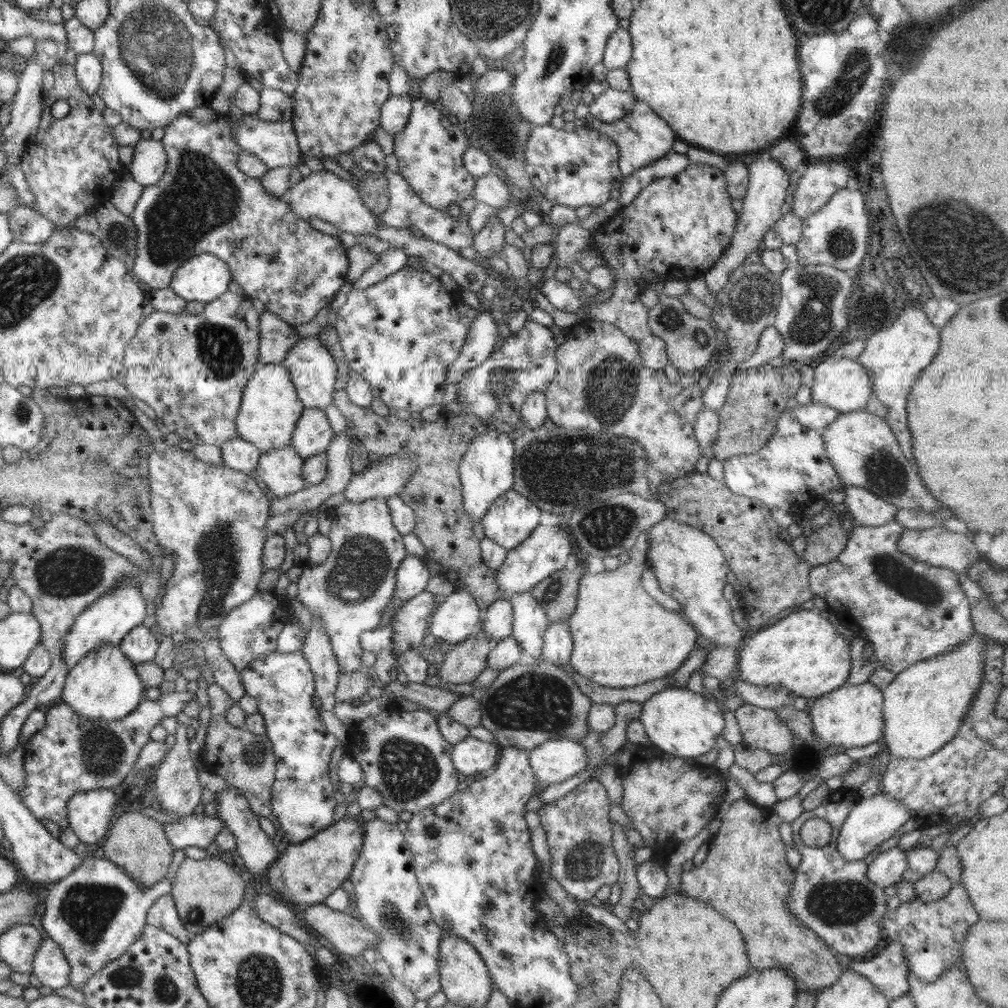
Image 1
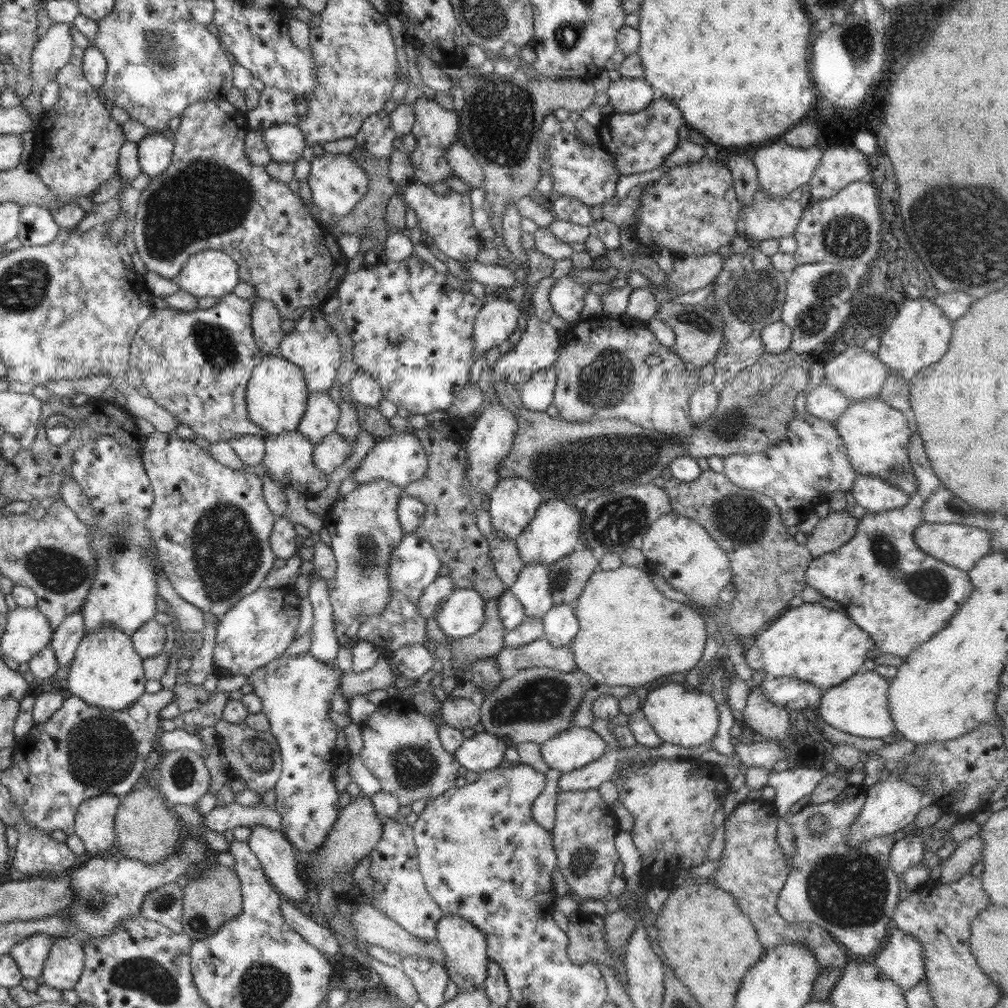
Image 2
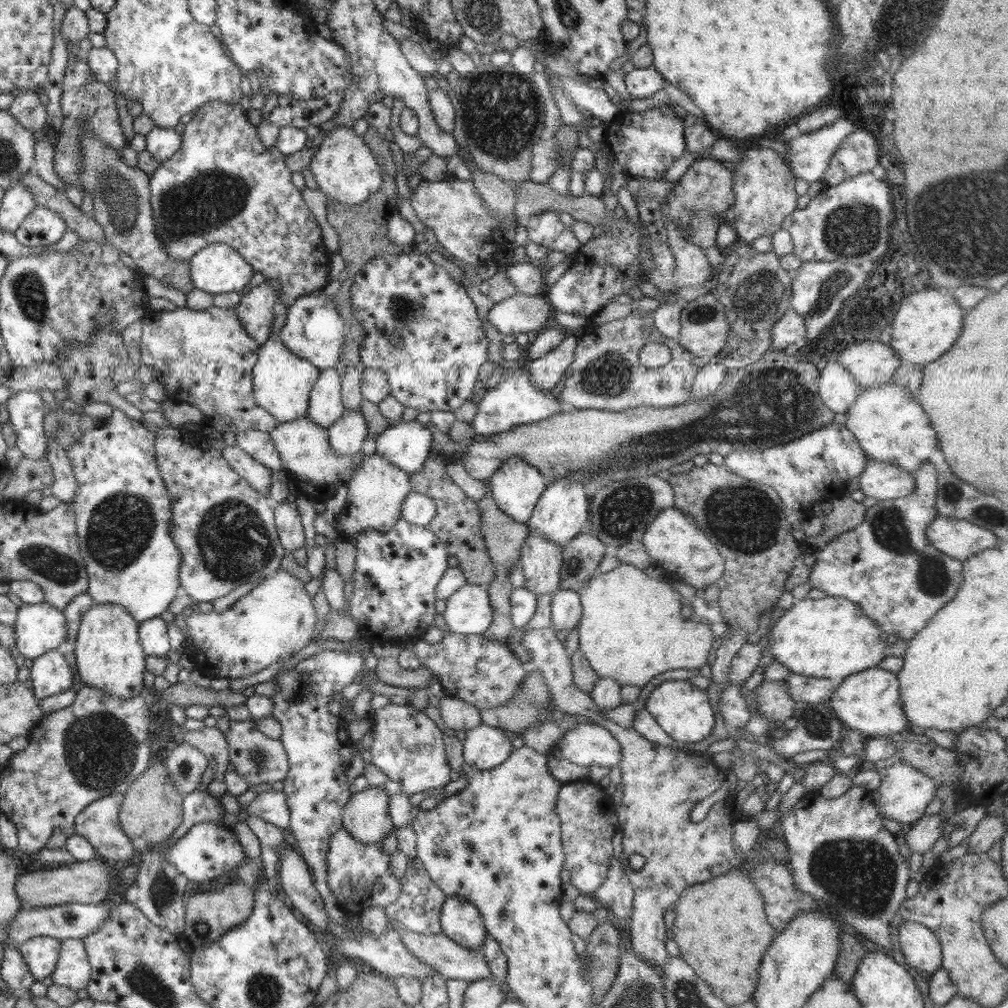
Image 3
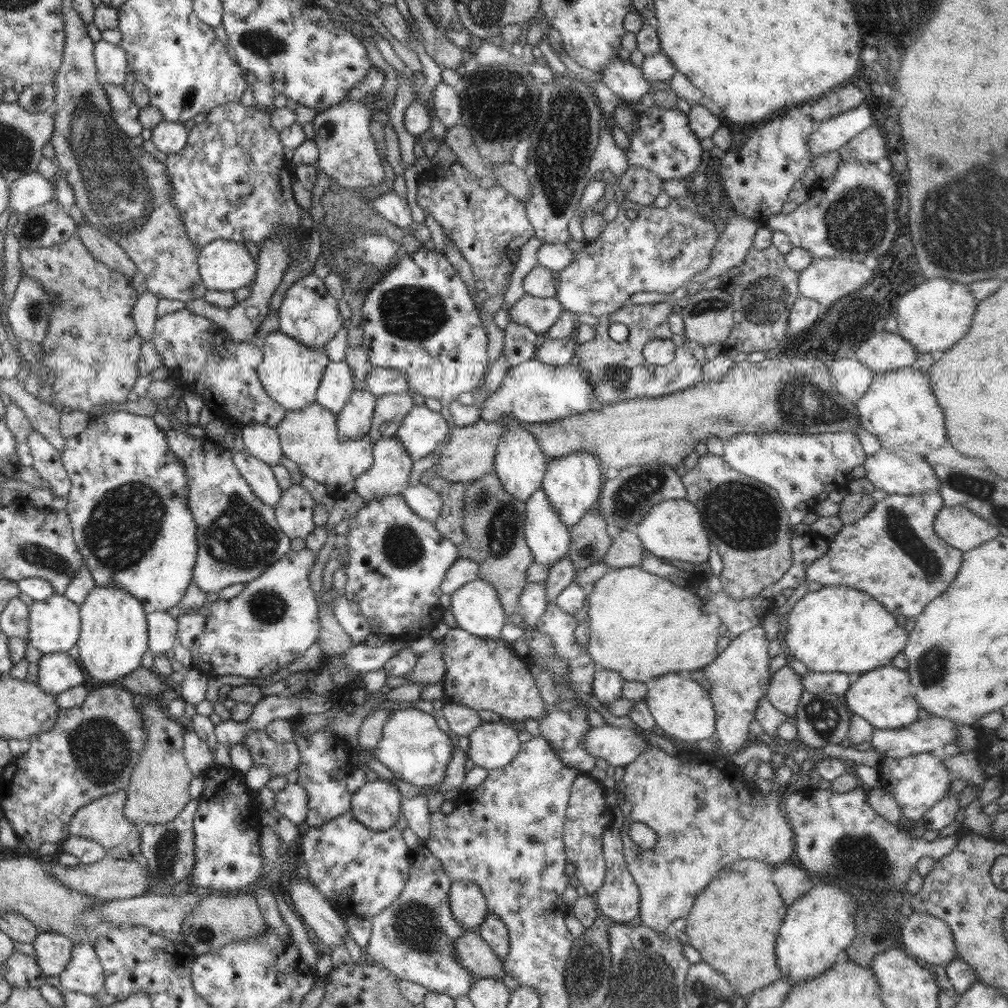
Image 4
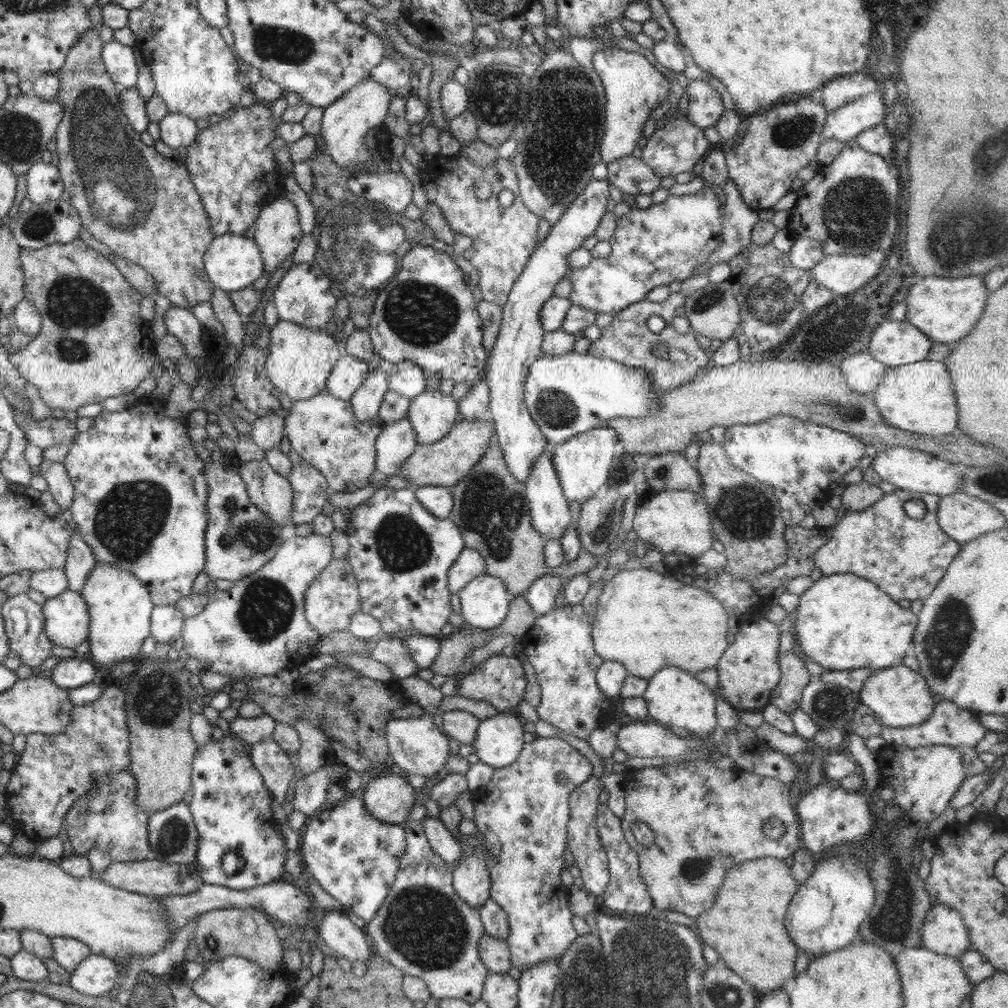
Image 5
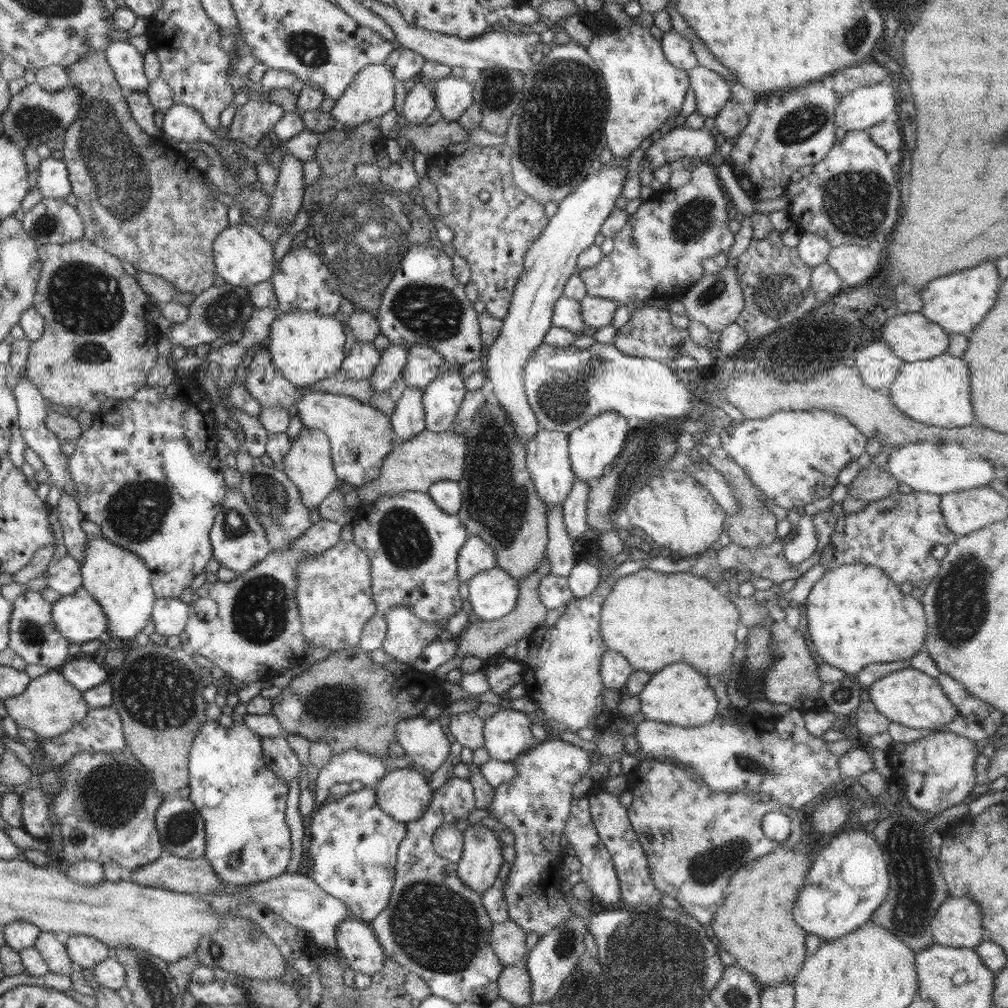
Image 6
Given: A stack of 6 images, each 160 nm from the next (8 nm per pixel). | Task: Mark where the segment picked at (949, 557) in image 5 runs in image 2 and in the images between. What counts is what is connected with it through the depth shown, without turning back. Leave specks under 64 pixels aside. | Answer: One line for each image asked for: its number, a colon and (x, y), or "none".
2: (901, 596)
3: (886, 565)
4: (893, 554)

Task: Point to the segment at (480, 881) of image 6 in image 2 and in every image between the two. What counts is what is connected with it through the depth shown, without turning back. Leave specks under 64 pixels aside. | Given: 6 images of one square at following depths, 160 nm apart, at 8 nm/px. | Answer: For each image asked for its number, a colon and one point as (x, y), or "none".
2: (465, 948)
3: (461, 922)
4: (468, 905)
5: (471, 880)

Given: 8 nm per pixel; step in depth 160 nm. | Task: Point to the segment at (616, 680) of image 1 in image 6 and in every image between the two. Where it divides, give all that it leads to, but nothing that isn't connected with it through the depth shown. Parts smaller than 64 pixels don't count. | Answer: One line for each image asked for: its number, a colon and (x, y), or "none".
2: (630, 634)
3: (631, 630)
4: (642, 625)
5: (645, 620)
6: (654, 619)

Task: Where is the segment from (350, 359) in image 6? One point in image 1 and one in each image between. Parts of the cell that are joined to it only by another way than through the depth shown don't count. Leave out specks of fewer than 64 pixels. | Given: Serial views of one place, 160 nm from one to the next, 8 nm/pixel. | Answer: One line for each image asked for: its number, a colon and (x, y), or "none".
1: (312, 435)
2: (322, 415)
3: (325, 403)
4: (338, 384)
5: (349, 373)

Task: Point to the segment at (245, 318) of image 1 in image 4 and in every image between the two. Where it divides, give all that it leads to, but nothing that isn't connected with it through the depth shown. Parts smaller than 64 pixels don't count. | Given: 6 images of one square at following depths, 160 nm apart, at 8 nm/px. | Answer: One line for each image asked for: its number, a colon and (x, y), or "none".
2: (196, 364)
3: (204, 358)
4: (223, 372)

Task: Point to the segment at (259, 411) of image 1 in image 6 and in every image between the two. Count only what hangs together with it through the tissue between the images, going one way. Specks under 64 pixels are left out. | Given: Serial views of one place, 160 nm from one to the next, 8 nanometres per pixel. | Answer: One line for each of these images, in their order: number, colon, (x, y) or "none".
2: (276, 397)
3: (283, 381)
4: (291, 372)
5: (300, 359)
6: (306, 347)

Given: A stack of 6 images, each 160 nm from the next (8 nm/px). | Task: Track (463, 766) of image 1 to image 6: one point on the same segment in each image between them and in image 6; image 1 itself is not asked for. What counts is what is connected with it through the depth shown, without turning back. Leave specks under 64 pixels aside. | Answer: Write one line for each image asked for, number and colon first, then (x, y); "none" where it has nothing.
2: (484, 751)
3: (484, 747)
4: (492, 745)
5: (498, 741)
6: (507, 733)

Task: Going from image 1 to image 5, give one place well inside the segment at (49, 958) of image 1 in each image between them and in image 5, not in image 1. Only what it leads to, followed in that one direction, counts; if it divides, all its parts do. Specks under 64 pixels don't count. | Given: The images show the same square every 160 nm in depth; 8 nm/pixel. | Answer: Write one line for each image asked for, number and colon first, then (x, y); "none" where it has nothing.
2: (65, 962)
3: (72, 969)
4: (84, 973)
5: (94, 976)

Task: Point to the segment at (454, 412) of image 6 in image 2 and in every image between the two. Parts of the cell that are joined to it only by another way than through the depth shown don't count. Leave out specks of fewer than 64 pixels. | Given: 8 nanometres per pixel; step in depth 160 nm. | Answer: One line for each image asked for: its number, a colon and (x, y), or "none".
2: (401, 459)
3: (408, 445)
4: (423, 431)
5: (432, 414)

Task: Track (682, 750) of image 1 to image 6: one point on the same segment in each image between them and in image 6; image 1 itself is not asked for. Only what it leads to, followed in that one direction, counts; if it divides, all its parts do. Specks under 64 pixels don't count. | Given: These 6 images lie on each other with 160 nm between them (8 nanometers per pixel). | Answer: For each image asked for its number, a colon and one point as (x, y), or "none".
2: (684, 718)
3: (683, 711)
4: (680, 705)
5: (675, 698)
6: (678, 695)

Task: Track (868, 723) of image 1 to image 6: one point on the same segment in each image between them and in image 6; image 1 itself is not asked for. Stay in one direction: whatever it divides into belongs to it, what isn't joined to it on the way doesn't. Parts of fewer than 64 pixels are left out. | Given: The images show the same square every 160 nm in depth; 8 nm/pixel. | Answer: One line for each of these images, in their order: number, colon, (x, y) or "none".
2: (859, 705)
3: (869, 701)
4: (884, 697)
5: (899, 696)
6: (908, 696)

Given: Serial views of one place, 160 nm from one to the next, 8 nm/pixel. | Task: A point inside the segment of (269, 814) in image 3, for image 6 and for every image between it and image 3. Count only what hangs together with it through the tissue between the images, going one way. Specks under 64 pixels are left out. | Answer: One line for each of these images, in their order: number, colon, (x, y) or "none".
4: (291, 800)
5: (308, 795)
6: (349, 765)

